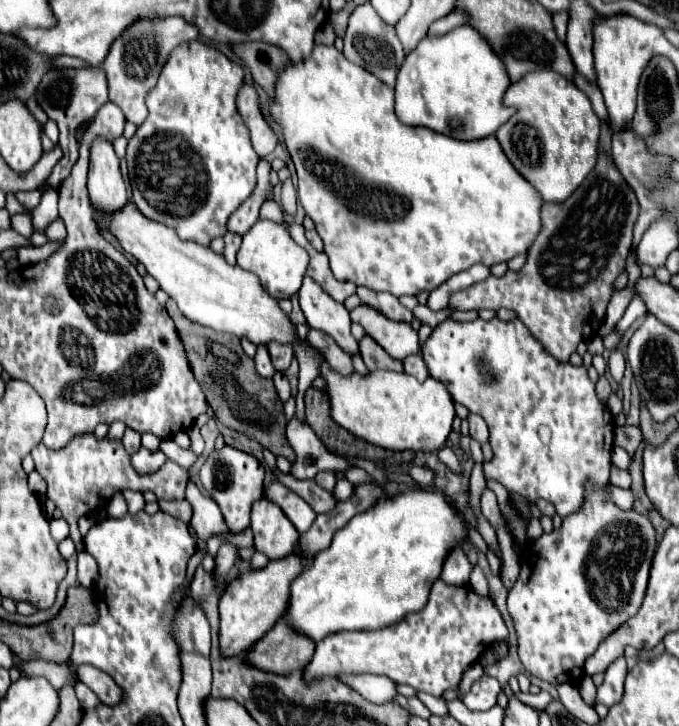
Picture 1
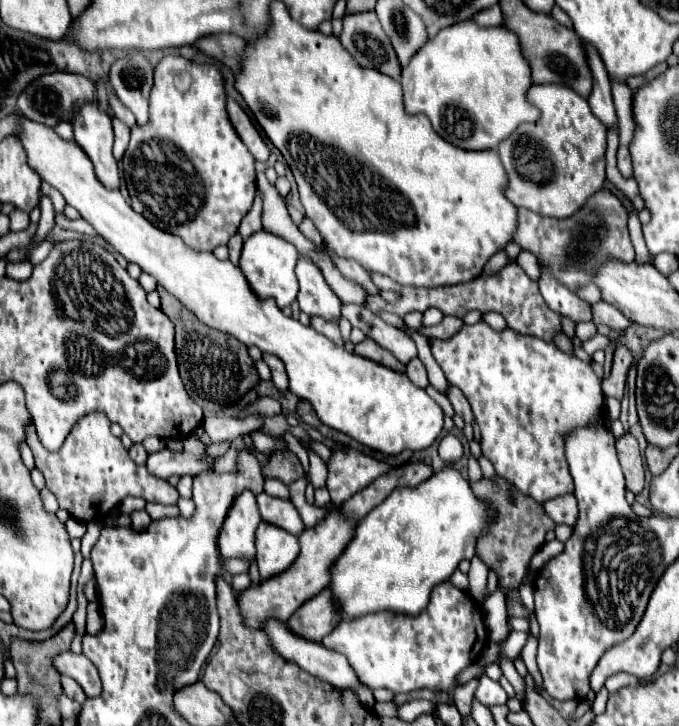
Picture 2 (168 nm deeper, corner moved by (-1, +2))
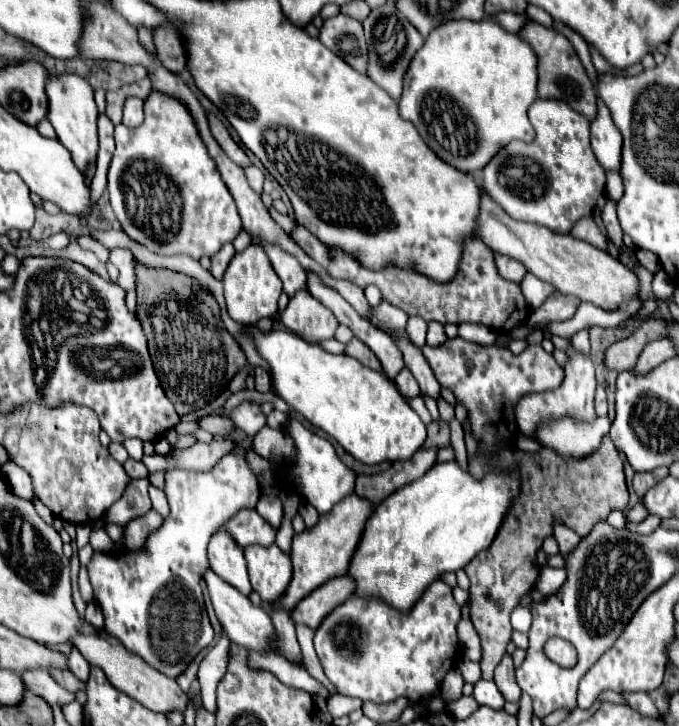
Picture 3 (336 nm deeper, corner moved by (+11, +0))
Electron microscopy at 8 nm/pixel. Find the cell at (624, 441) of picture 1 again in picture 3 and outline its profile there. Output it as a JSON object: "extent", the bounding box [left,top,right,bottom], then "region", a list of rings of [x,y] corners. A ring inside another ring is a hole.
{"extent":[464,434,628,680],"region":[[[606,434],[600,442],[600,448],[590,454],[590,456],[582,456],[578,458],[562,458],[558,452],[554,452],[552,448],[542,448],[536,454],[530,452],[522,452],[518,448],[506,448],[500,452],[498,458],[488,460],[482,458],[482,454],[476,454],[470,462],[468,462],[470,474],[476,480],[482,480],[488,472],[518,472],[520,476],[520,494],[518,498],[512,502],[512,506],[508,508],[508,514],[504,516],[504,522],[494,538],[494,542],[490,544],[490,548],[486,552],[480,552],[472,558],[472,562],[464,568],[472,586],[470,586],[470,598],[472,598],[472,624],[478,630],[480,638],[482,638],[482,678],[484,680],[492,680],[494,676],[494,668],[500,664],[500,660],[506,654],[506,646],[510,642],[512,636],[512,624],[510,624],[510,612],[518,606],[520,596],[524,596],[536,582],[536,576],[540,570],[534,570],[536,566],[536,552],[542,546],[542,540],[546,536],[552,534],[552,518],[564,518],[564,522],[568,522],[568,526],[572,526],[580,536],[588,534],[588,530],[592,528],[592,522],[596,522],[596,518],[606,518],[610,510],[626,510],[628,508],[628,488],[626,488],[626,478],[624,478],[624,464],[620,458],[620,452],[616,450],[614,442],[610,440],[610,436]]]}

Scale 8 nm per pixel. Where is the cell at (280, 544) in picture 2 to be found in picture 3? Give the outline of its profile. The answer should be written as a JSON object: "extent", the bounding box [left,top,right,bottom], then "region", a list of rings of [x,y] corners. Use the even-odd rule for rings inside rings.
{"extent":[244,544,292,602],"region":[[[272,544],[246,546],[244,558],[248,564],[254,592],[258,592],[264,602],[276,602],[276,598],[284,594],[284,586],[288,586],[292,578],[290,556],[276,544]]]}

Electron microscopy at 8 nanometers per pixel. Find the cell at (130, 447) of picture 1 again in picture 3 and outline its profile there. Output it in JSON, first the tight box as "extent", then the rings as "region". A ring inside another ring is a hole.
{"extent":[124,458,148,478],"region":[[[128,458],[124,462],[124,470],[128,472],[130,478],[146,478],[148,476],[148,468],[142,464],[142,462],[136,462],[132,458]]]}

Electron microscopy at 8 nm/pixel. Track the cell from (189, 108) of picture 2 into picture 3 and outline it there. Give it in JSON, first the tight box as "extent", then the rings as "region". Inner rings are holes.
{"extent":[108,90,242,260],"region":[[[154,90],[144,102],[144,112],[146,120],[140,128],[118,124],[114,132],[116,152],[108,170],[108,192],[122,230],[156,254],[188,254],[194,260],[214,256],[222,244],[232,242],[242,230],[242,220],[236,204],[232,202],[232,194],[228,186],[224,186],[216,162],[210,158],[208,148],[200,140],[196,122],[184,102]]]}

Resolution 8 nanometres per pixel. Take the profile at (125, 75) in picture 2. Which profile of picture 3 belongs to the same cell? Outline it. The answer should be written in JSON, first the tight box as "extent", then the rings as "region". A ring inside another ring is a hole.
{"extent":[122,96,144,128],"region":[[[130,96],[126,98],[124,102],[124,118],[122,118],[122,124],[128,126],[128,128],[136,128],[144,122],[144,100],[136,98],[136,96]]]}

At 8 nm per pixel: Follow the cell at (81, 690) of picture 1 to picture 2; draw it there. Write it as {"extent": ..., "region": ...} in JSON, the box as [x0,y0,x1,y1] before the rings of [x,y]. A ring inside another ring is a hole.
{"extent":[60,676,86,704],"region":[[[62,676],[60,684],[62,684],[62,692],[64,692],[68,698],[72,698],[72,700],[76,700],[76,702],[80,702],[80,704],[86,700],[86,694],[82,692],[80,684],[76,684],[76,680],[72,680],[72,678],[68,678],[68,676]]]}

